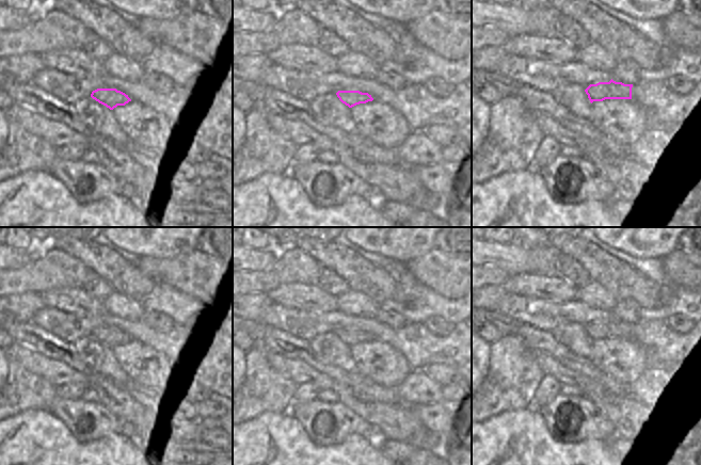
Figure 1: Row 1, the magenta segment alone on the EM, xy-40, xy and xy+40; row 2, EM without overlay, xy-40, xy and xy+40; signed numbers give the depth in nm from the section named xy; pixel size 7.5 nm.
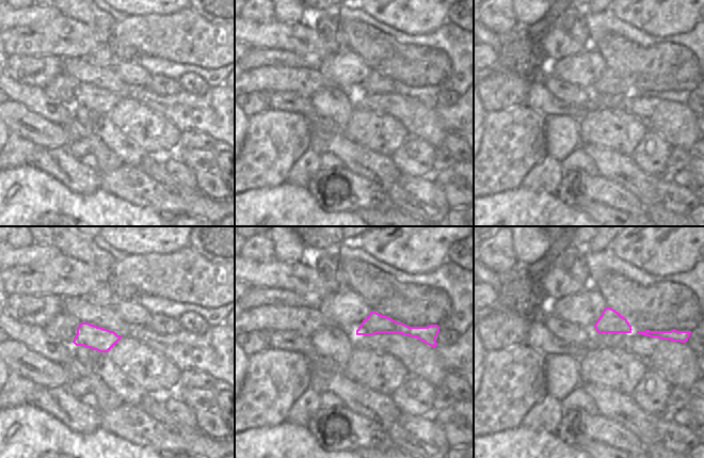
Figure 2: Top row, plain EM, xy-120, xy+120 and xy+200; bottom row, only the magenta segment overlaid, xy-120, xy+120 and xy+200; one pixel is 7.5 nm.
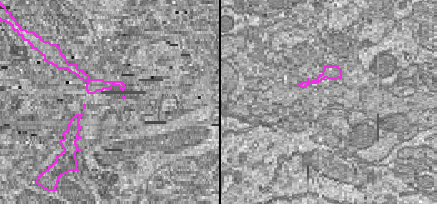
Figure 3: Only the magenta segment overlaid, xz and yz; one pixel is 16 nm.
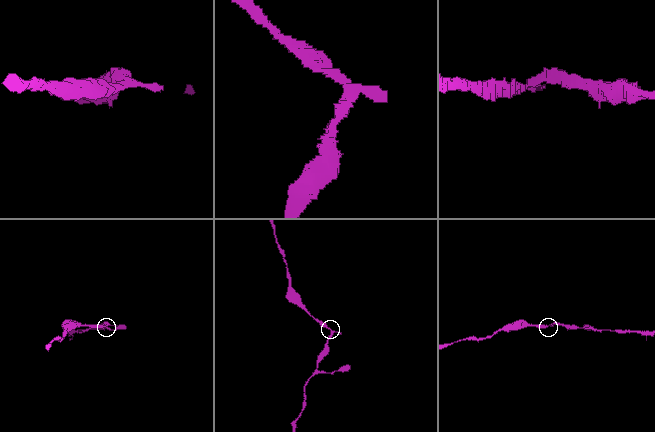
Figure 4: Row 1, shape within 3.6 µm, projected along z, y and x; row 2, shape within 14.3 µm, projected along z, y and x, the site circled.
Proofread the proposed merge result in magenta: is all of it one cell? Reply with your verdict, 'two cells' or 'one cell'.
two cells

